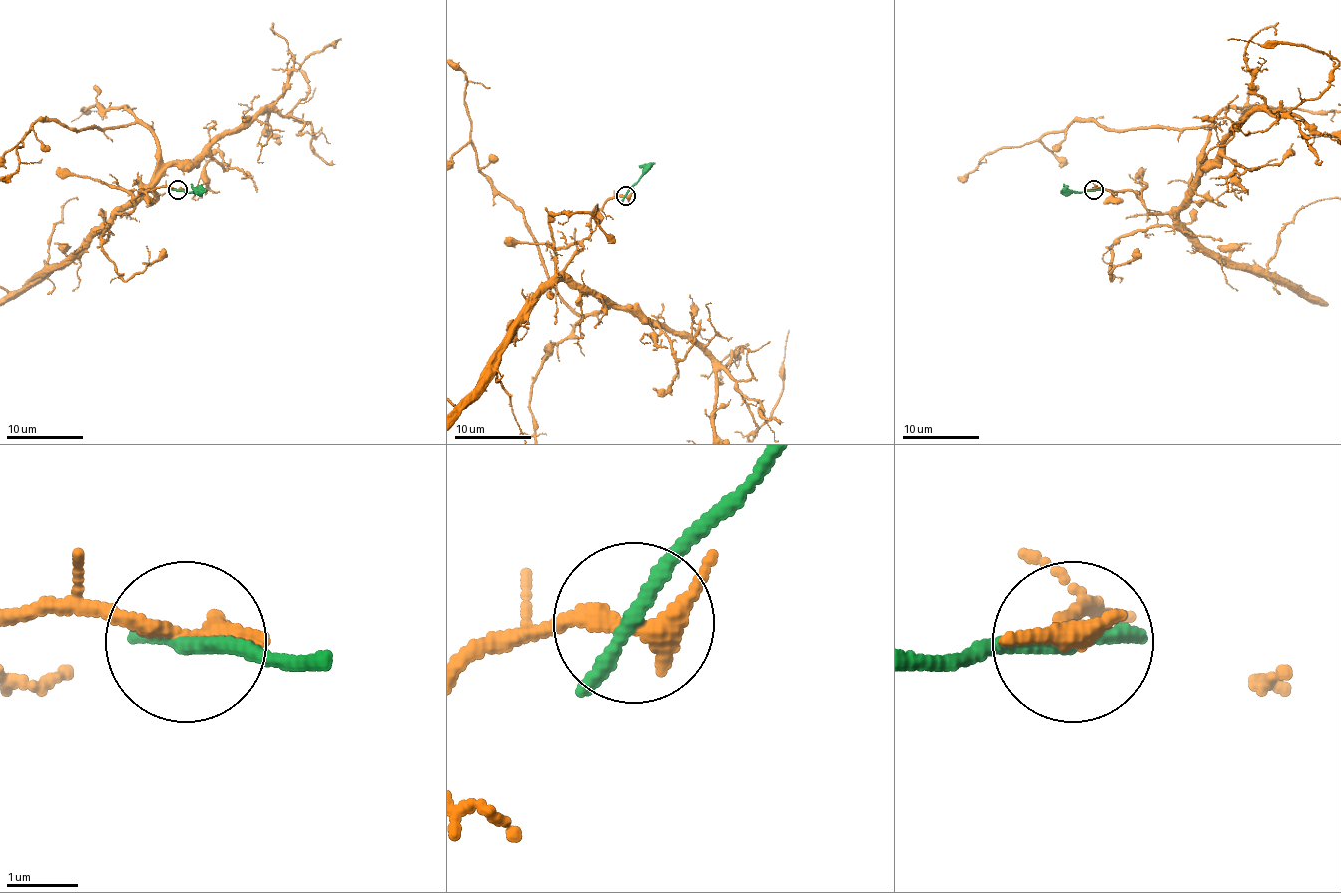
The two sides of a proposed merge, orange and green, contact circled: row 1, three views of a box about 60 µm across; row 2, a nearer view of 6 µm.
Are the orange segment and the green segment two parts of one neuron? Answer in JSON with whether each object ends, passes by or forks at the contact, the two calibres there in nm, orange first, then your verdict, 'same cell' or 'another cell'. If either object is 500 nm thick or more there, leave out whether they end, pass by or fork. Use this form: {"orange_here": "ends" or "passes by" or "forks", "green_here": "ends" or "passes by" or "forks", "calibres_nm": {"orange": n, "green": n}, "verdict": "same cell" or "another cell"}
{"orange_here": "passes by", "green_here": "ends", "calibres_nm": {"orange": 280, "green": 280}, "verdict": "another cell"}

